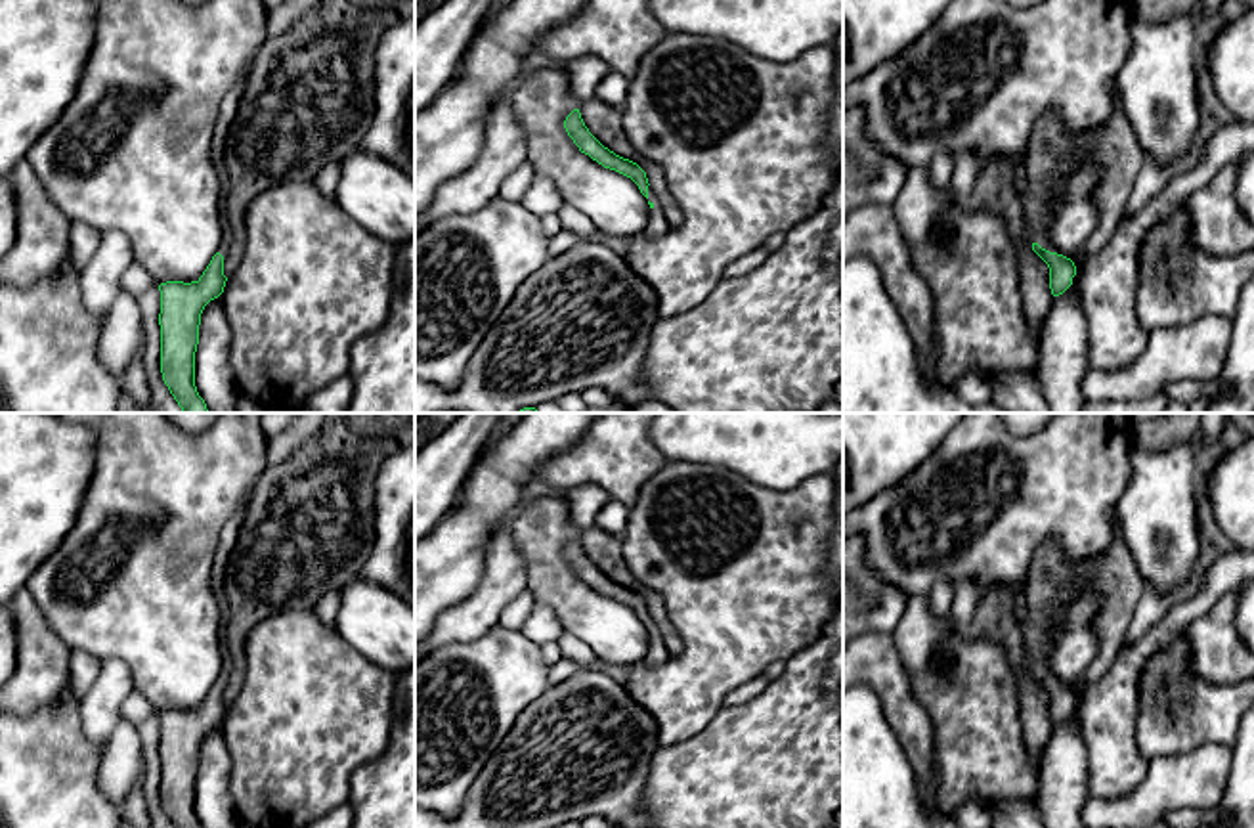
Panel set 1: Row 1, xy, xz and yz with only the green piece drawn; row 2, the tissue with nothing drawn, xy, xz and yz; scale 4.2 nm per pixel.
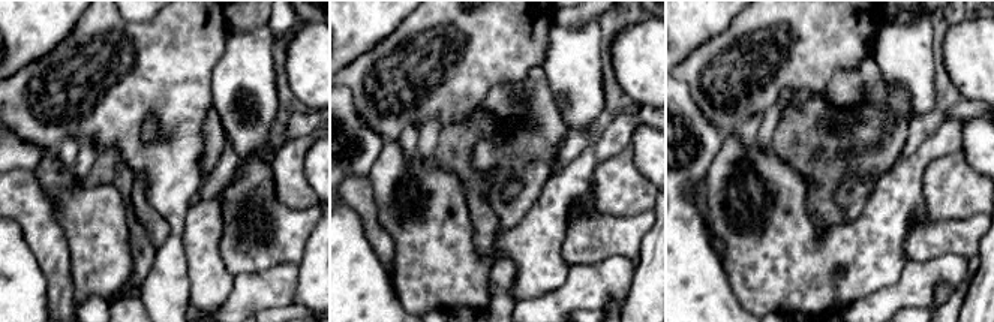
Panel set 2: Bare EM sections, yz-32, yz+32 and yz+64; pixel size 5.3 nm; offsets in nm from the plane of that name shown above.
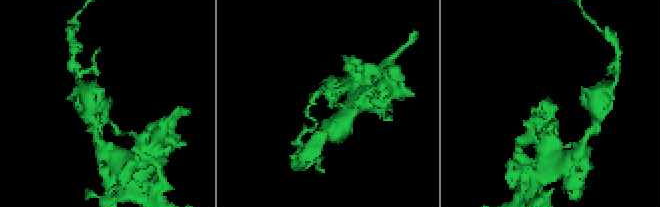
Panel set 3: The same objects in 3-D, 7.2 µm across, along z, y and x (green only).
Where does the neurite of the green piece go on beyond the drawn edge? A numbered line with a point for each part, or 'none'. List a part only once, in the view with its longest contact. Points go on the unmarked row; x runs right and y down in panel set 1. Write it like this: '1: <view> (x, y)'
1: xz (656, 654)

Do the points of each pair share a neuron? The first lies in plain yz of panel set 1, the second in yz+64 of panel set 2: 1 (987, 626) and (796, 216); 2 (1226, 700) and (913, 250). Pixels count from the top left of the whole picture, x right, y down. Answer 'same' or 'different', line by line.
1: different
2: same

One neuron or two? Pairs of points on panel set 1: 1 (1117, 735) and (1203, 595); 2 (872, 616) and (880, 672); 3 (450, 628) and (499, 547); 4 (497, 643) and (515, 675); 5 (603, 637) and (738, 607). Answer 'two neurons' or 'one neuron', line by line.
1: one neuron
2: two neurons
3: one neuron
4: one neuron
5: two neurons

